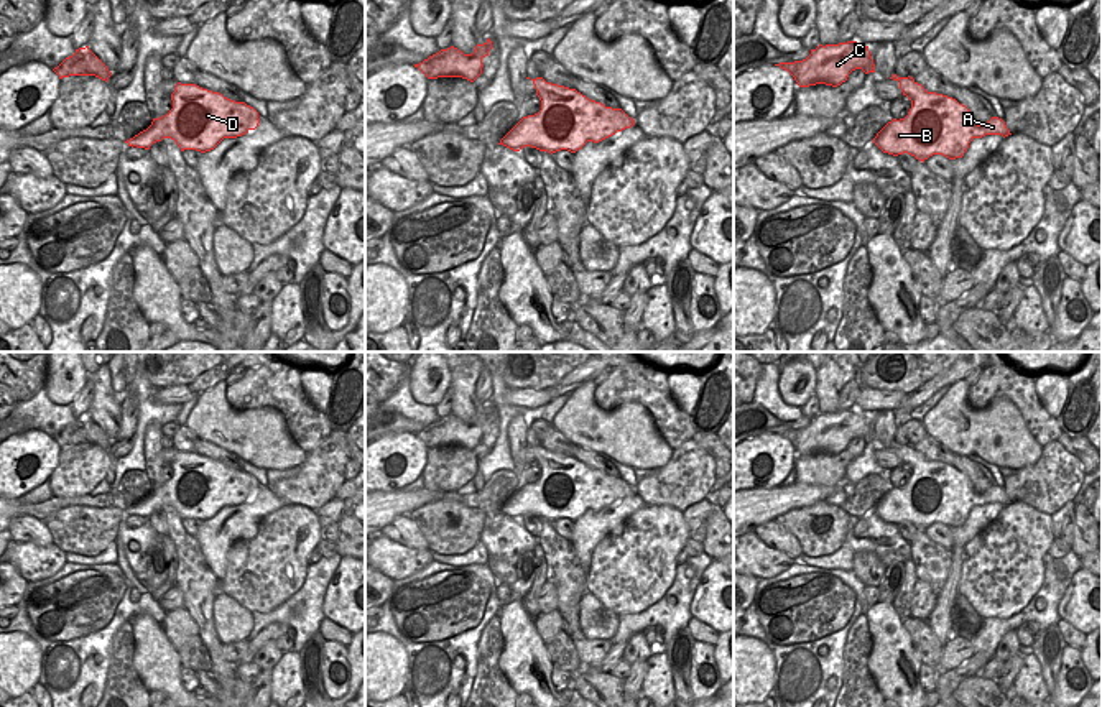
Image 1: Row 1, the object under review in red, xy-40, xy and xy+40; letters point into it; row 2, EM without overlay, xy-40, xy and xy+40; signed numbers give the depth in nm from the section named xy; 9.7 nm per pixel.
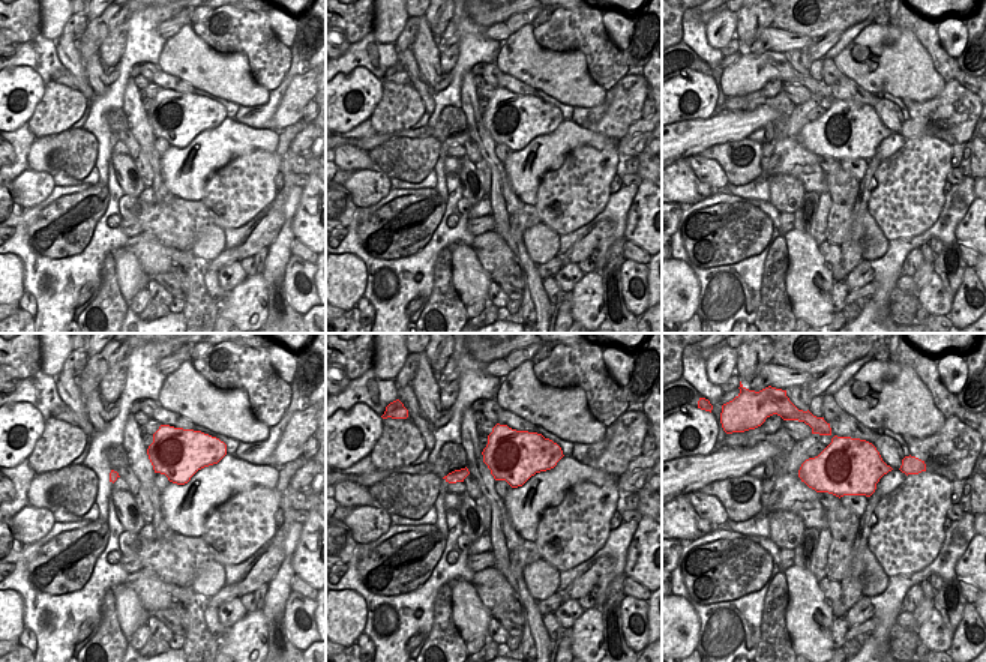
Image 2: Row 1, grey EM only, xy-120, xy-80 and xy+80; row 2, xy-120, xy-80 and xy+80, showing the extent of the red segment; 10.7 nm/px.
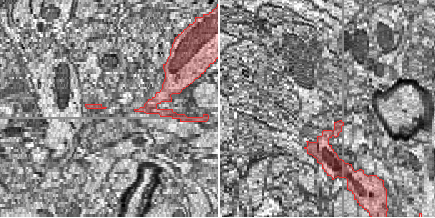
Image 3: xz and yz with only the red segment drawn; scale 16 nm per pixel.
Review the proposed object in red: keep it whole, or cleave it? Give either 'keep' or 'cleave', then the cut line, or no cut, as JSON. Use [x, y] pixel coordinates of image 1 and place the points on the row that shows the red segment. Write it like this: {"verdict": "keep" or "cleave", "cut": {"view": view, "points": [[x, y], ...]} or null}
{"verdict": "cleave", "cut": {"view": "xy", "points": [[548, 83], [546, 91], [538, 96]]}}

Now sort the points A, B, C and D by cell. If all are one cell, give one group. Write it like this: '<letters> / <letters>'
A B D / C

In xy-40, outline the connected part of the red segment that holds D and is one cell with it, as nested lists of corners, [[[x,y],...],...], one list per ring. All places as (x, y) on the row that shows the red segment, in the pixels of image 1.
[[[178,84],[179,92],[171,95],[173,109],[127,140],[128,146],[150,150],[153,143],[171,138],[181,151],[206,153],[224,138],[237,138],[258,127],[258,112],[245,102],[230,100],[196,84]]]

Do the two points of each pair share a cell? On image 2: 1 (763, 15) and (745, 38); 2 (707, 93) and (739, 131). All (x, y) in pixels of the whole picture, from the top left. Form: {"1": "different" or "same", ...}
{"1": "same", "2": "different"}

